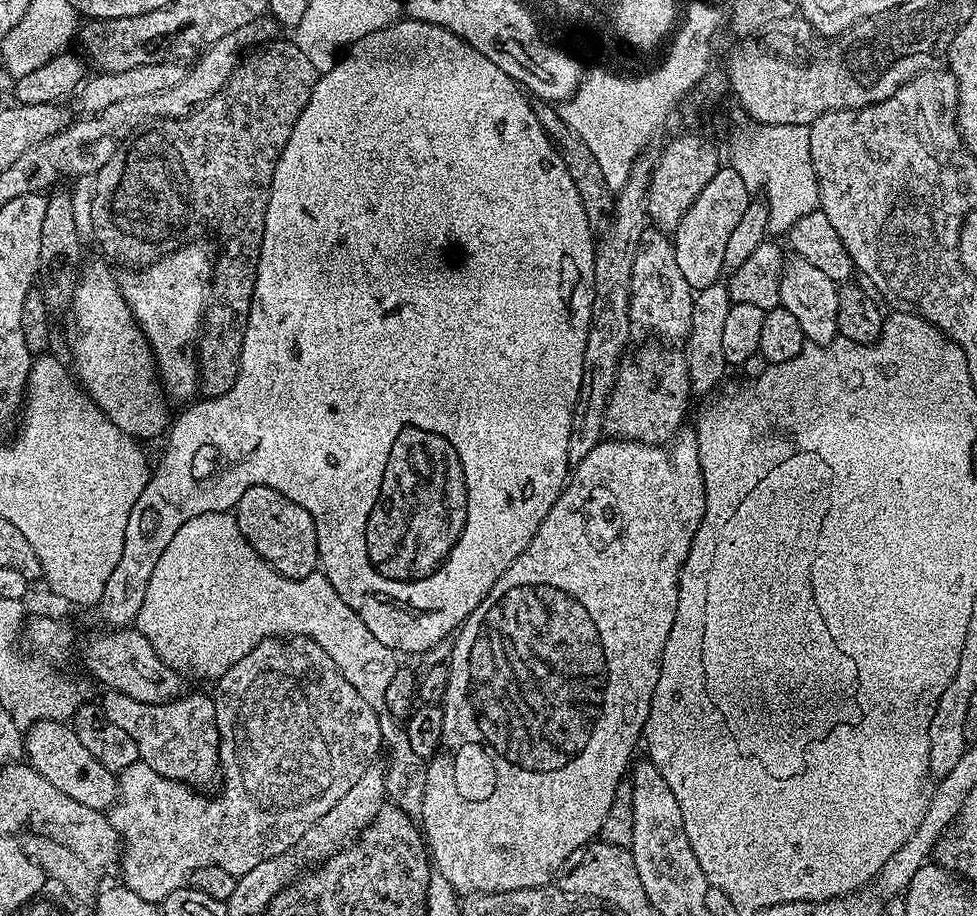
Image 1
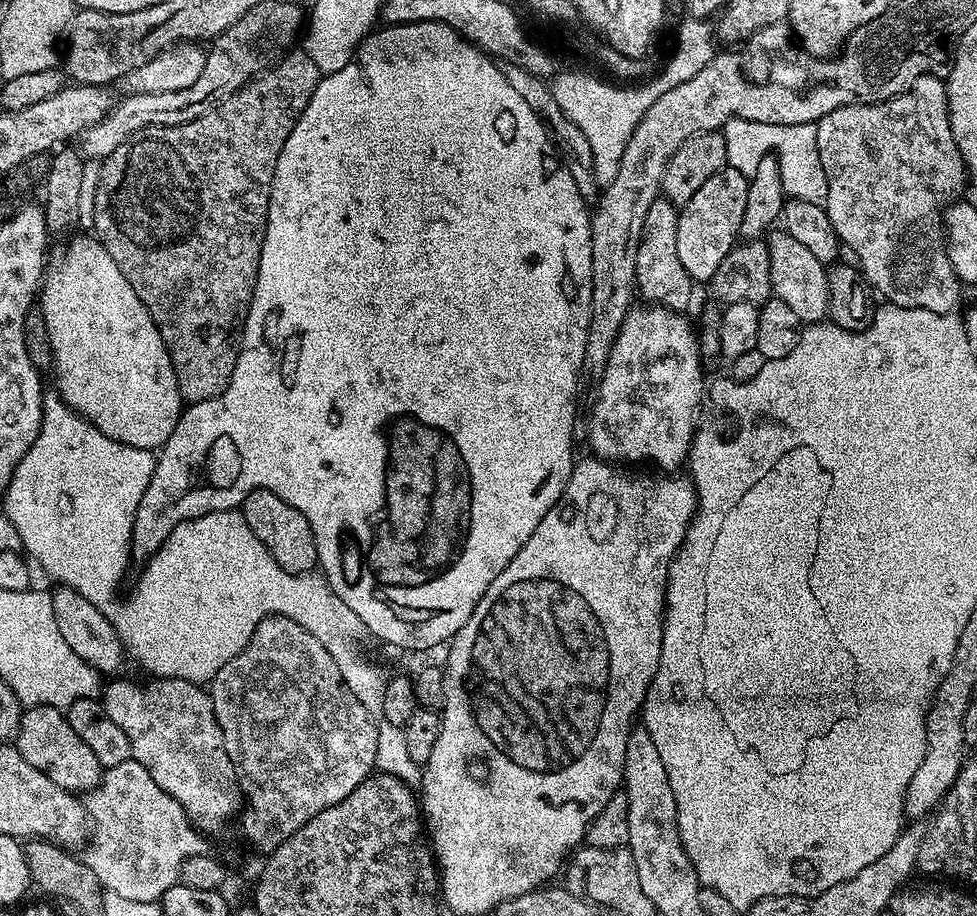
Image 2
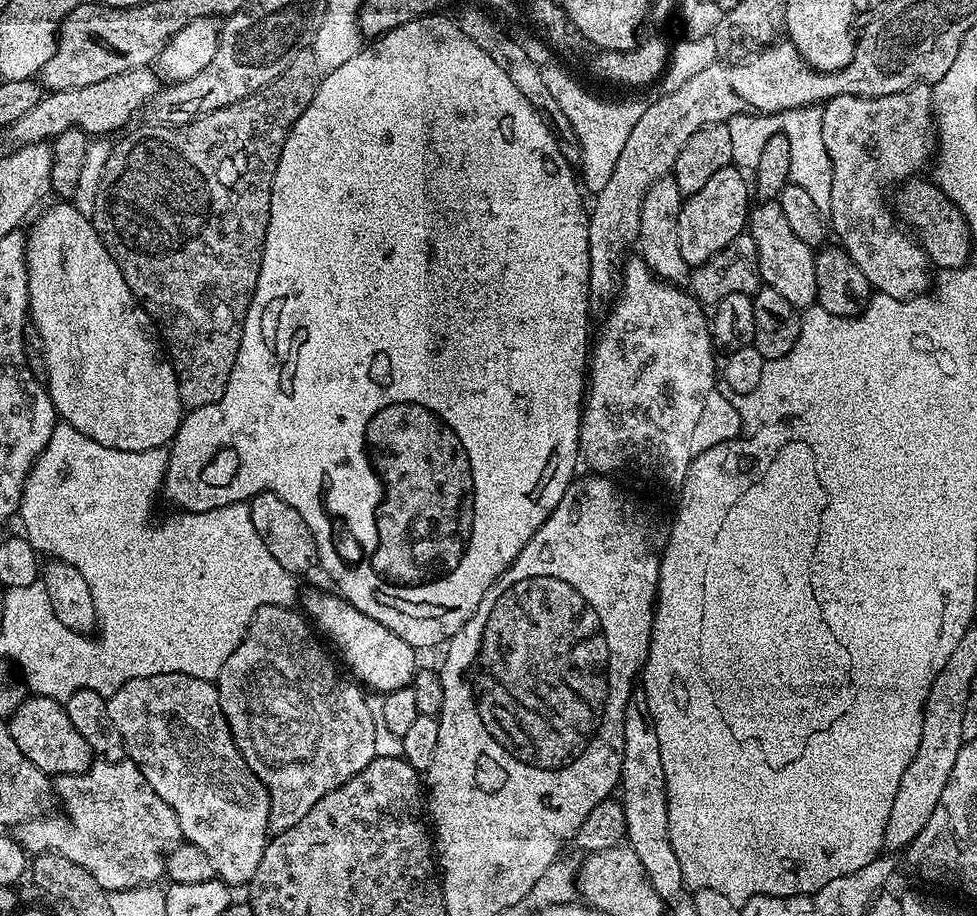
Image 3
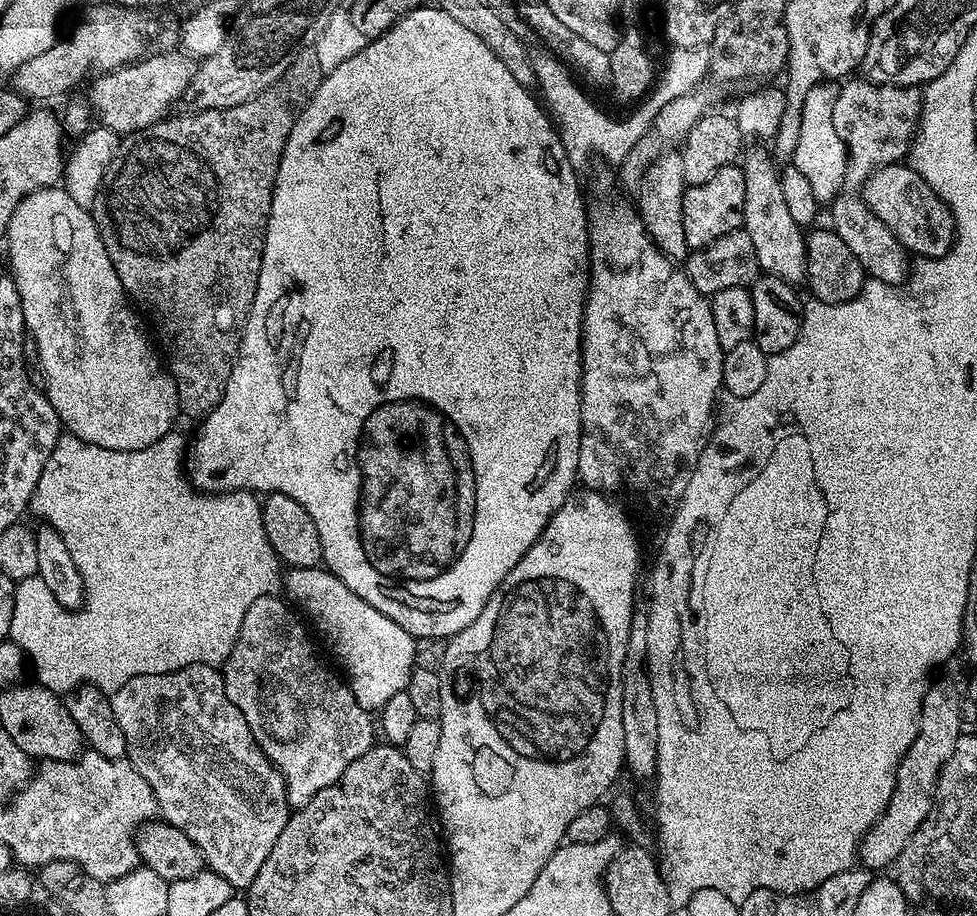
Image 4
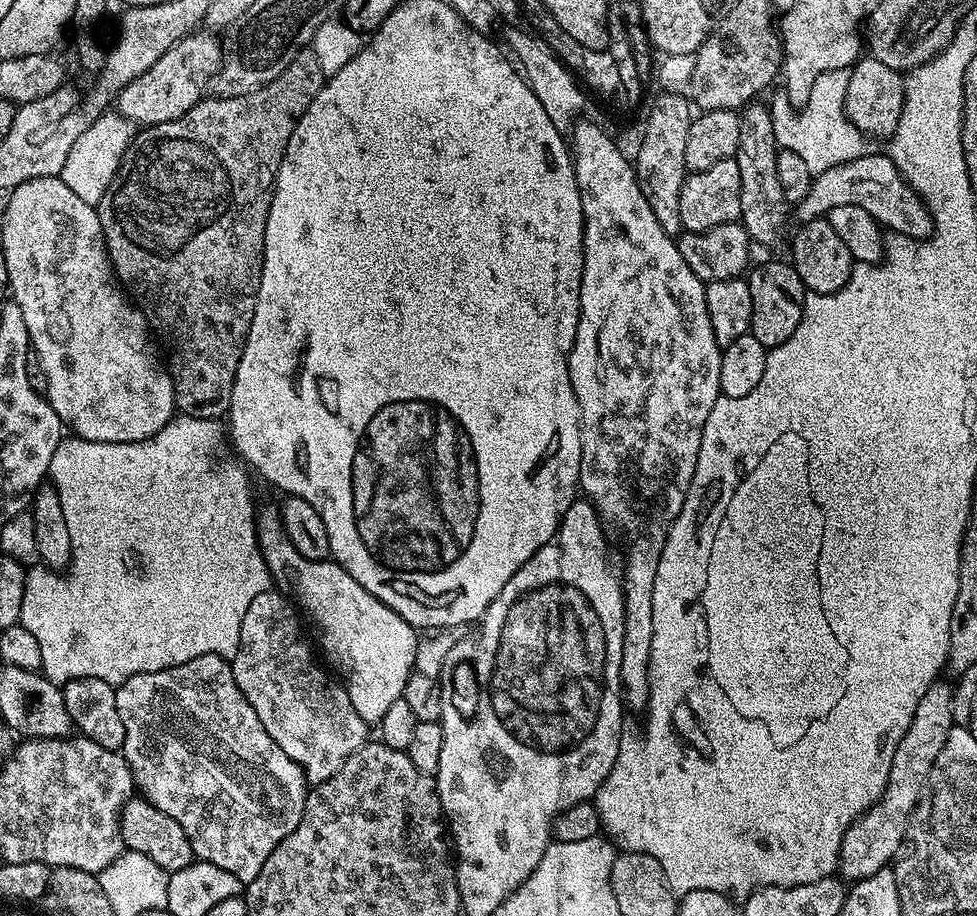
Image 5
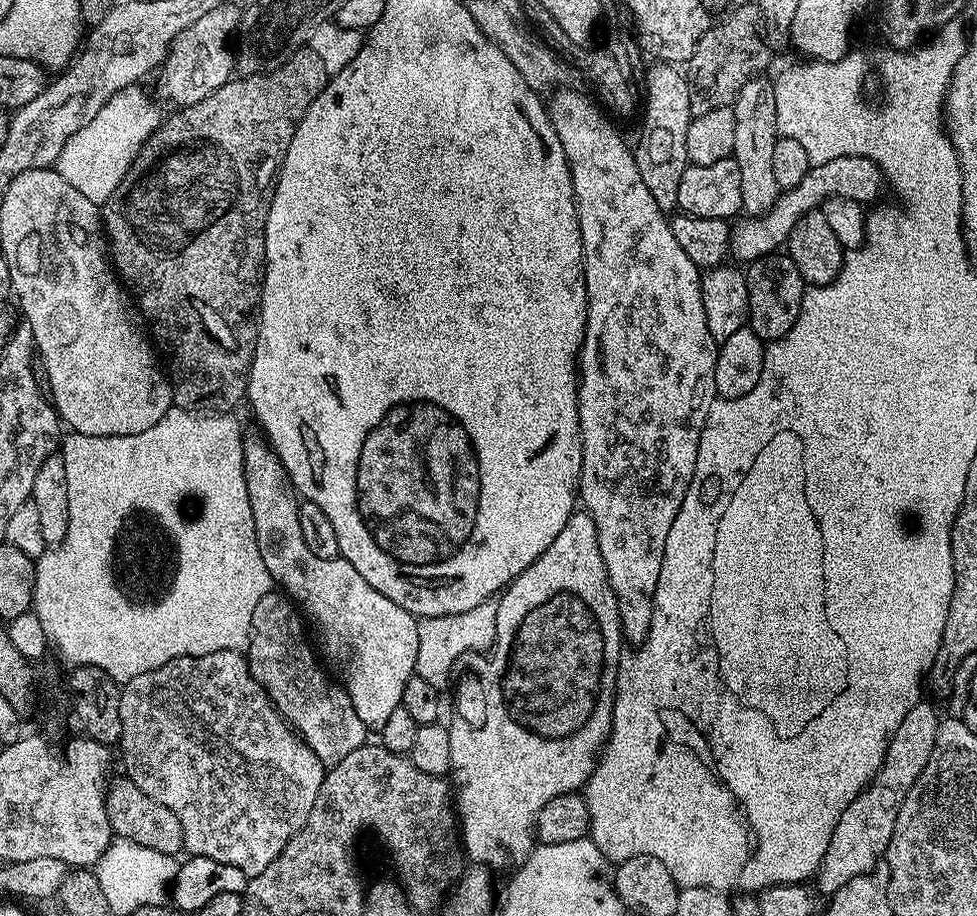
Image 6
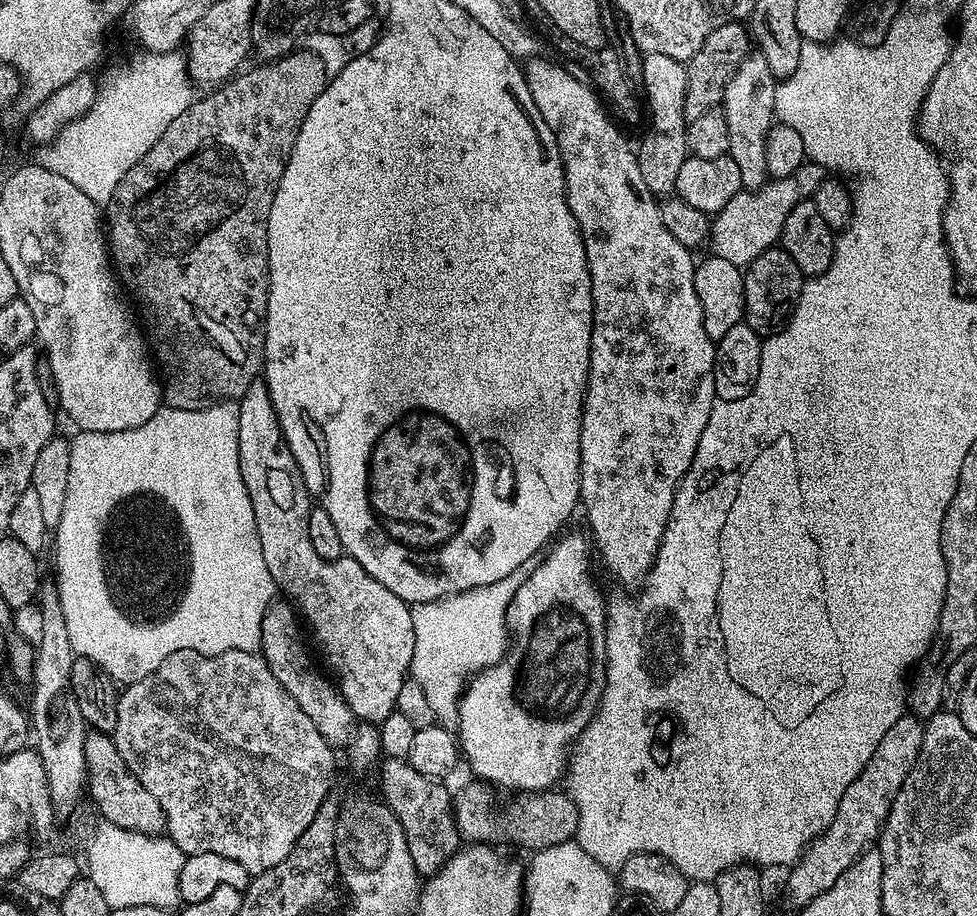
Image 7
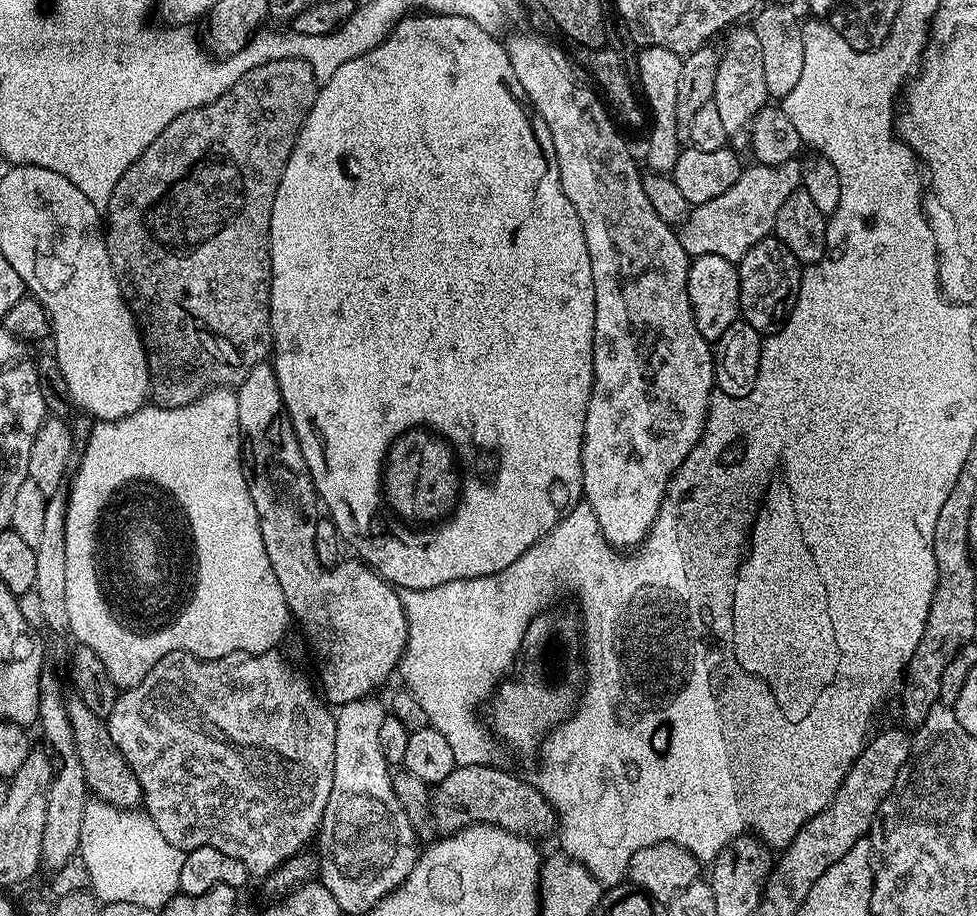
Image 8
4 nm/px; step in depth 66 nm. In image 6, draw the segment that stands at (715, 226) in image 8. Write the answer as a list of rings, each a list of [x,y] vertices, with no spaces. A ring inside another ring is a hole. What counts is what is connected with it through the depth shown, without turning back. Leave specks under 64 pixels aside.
[[[842,157],[831,159],[822,165],[813,164],[809,167],[806,178],[802,178],[802,182],[798,182],[796,188],[781,191],[774,206],[770,206],[770,210],[764,213],[762,218],[740,218],[731,225],[731,255],[744,260],[743,262],[773,255],[787,245],[790,230],[794,230],[794,222],[798,222],[798,218],[802,218],[808,212],[817,211],[831,196],[846,198],[862,206],[868,206],[871,200],[879,198],[880,191],[885,191],[885,188],[886,181],[880,172],[880,167],[868,158]]]

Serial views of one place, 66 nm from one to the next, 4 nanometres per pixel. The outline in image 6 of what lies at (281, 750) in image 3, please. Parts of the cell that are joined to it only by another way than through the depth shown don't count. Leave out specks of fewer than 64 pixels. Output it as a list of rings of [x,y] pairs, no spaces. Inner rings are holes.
[[[267,592],[254,606],[246,659],[248,673],[259,682],[280,717],[291,724],[293,732],[308,743],[324,765],[337,764],[369,739],[369,729],[358,718],[344,688],[322,667],[301,613],[283,593]]]

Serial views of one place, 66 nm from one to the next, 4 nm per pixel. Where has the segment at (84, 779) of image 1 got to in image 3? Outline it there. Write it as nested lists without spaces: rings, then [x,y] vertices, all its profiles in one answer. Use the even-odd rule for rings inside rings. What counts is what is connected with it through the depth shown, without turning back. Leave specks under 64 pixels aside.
[[[29,695],[6,720],[10,730],[10,738],[18,745],[18,750],[38,766],[38,770],[48,773],[49,777],[65,776],[84,772],[94,757],[90,746],[86,746],[86,738],[74,730],[74,722],[66,714],[61,701],[51,700],[45,696]]]

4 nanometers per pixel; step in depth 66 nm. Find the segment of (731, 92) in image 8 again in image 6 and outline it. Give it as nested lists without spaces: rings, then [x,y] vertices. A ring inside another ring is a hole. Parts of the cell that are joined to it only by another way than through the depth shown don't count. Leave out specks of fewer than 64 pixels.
[[[753,78],[742,86],[742,90],[736,95],[736,100],[731,104],[734,110],[734,150],[731,159],[738,162],[738,170],[742,174],[742,209],[749,217],[760,218],[774,206],[774,202],[780,197],[781,189],[778,181],[774,179],[774,146],[778,139],[776,130],[776,107],[774,106],[773,81],[768,78]]]

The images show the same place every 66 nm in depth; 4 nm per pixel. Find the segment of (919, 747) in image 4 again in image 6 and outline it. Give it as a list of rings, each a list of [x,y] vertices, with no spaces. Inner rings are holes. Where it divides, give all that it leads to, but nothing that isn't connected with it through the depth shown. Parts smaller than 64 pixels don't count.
[[[927,702],[916,704],[902,718],[902,726],[892,736],[886,750],[886,758],[882,762],[876,777],[864,787],[864,791],[842,810],[842,818],[838,818],[838,826],[834,826],[834,834],[830,838],[830,846],[824,855],[820,871],[814,877],[814,883],[825,894],[831,894],[846,886],[850,878],[867,876],[890,846],[890,838],[894,834],[894,822],[898,822],[898,810],[918,774],[926,770],[926,762],[930,762],[930,754],[936,745],[936,735],[941,717]]]

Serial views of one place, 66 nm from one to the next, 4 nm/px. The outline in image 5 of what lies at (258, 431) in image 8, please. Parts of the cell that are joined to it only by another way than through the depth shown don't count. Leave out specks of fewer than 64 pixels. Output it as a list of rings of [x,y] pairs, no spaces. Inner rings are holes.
[[[268,504],[259,509],[256,518],[256,541],[260,547],[262,558],[268,567],[268,575],[271,583],[284,594],[297,609],[300,609],[309,620],[321,648],[321,657],[325,665],[335,675],[340,674],[339,679],[350,694],[350,700],[358,716],[367,724],[378,724],[391,703],[403,697],[406,680],[410,673],[415,671],[417,646],[420,638],[417,629],[410,626],[405,619],[394,610],[390,610],[385,603],[378,602],[366,586],[358,586],[354,578],[344,569],[343,564],[336,563],[329,558],[327,560],[311,560],[302,554],[294,546],[294,542],[288,536],[288,529],[284,527],[282,512],[279,507]]]

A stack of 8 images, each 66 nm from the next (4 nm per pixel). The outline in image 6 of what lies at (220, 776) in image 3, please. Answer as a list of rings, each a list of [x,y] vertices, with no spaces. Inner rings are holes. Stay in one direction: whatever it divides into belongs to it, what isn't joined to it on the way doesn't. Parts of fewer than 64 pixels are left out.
[[[218,650],[210,654],[201,656],[183,656],[174,658],[166,662],[163,671],[167,672],[196,672],[196,676],[164,676],[165,674],[149,674],[130,678],[123,681],[120,690],[120,717],[122,718],[122,734],[118,741],[118,748],[124,751],[124,768],[127,779],[142,790],[154,802],[166,806],[166,810],[174,810],[174,818],[182,828],[184,835],[184,848],[192,856],[201,856],[202,858],[214,858],[214,862],[226,862],[226,866],[238,866],[242,874],[246,877],[254,877],[262,874],[278,854],[302,830],[302,825],[306,823],[306,818],[310,814],[310,809],[314,806],[314,798],[318,798],[318,790],[324,781],[326,765],[310,750],[310,746],[304,740],[301,740],[292,730],[291,724],[280,717],[276,707],[268,699],[267,694],[261,688],[259,682],[248,673],[247,659],[239,651],[231,652],[230,650]]]

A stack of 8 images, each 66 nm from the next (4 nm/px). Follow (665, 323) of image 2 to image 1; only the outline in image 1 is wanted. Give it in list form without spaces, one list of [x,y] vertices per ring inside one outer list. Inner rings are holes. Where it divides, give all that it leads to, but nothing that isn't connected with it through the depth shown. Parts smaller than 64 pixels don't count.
[[[648,342],[645,348],[636,353],[625,355],[620,361],[620,369],[616,371],[616,384],[606,406],[604,415],[604,436],[614,440],[633,440],[643,444],[662,444],[671,441],[680,425],[685,423],[684,411],[688,408],[688,396],[692,392],[692,384],[688,380],[687,360],[683,351],[665,346],[660,342]]]

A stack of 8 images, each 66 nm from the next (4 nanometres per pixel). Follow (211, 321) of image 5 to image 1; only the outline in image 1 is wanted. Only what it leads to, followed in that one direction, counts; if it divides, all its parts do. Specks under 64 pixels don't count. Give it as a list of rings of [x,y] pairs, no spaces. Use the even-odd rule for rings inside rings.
[[[273,39],[267,46],[260,46],[255,50],[249,51],[237,63],[236,69],[232,71],[231,80],[225,84],[224,88],[218,90],[218,94],[214,94],[214,98],[210,98],[206,103],[193,110],[188,116],[183,116],[182,118],[166,118],[165,120],[150,120],[143,126],[137,128],[135,132],[131,132],[120,143],[118,150],[114,150],[114,154],[110,154],[110,162],[106,162],[106,166],[102,166],[102,170],[98,170],[94,177],[96,189],[94,188],[94,191],[91,193],[94,198],[94,210],[92,211],[94,214],[94,226],[92,227],[92,236],[94,240],[100,243],[101,250],[109,256],[109,258],[107,257],[109,261],[117,260],[118,263],[124,264],[120,266],[127,266],[132,270],[145,268],[153,260],[161,256],[166,256],[169,252],[175,252],[177,248],[182,248],[185,244],[195,241],[199,237],[196,235],[207,224],[213,224],[216,227],[217,234],[220,235],[220,256],[218,252],[212,270],[212,298],[208,306],[208,311],[204,313],[204,326],[200,330],[200,338],[196,345],[196,358],[200,365],[200,386],[198,392],[204,398],[226,394],[226,390],[230,390],[230,386],[234,386],[234,382],[238,378],[242,342],[246,334],[246,322],[250,318],[250,306],[254,298],[254,290],[256,289],[256,275],[258,274],[258,266],[260,265],[260,247],[262,246],[262,238],[264,237],[266,206],[270,198],[270,186],[274,178],[274,166],[278,162],[278,158],[282,154],[286,142],[290,142],[290,134],[294,134],[294,126],[298,126],[298,118],[302,118],[302,110],[306,110],[306,102],[310,102],[310,94],[314,90],[318,79],[316,67],[311,64],[310,58],[306,58],[306,54],[302,54],[302,50],[298,50],[296,43],[291,39],[280,39]]]

